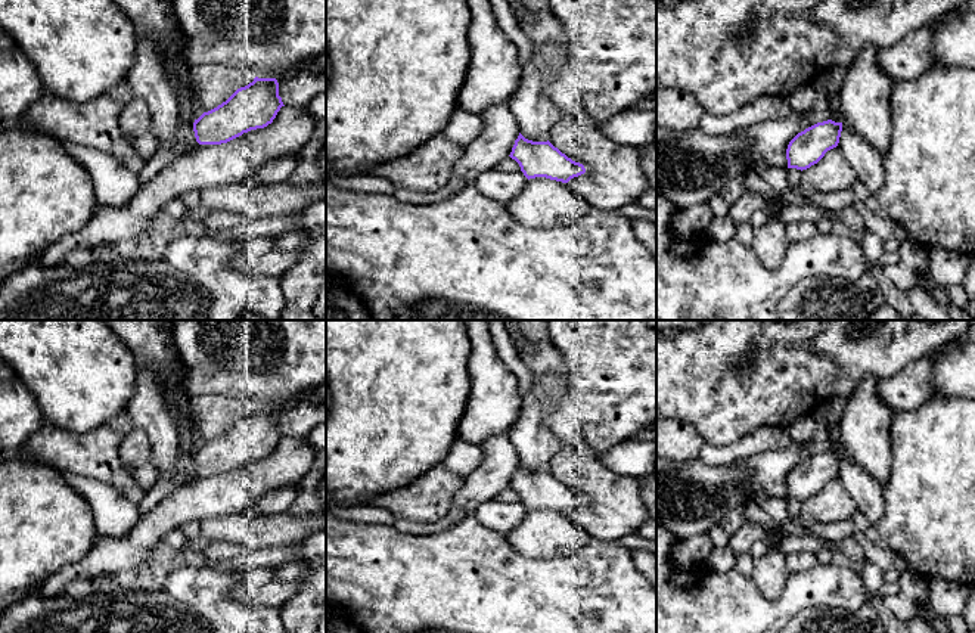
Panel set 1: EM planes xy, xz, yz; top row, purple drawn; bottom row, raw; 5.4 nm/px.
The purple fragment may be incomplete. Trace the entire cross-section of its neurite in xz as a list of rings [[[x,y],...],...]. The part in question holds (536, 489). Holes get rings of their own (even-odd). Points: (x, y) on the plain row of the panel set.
[[[521,463],[509,485],[515,490],[524,506],[530,509],[546,508],[568,513],[571,509],[586,503],[583,494],[572,491],[558,478],[547,472],[532,472]]]

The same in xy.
[[[255,407],[226,432],[195,450],[196,472],[221,475],[251,460],[264,459],[273,453],[282,437],[277,410]]]

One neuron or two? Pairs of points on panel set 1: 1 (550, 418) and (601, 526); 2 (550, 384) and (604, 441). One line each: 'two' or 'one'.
1: one
2: two

